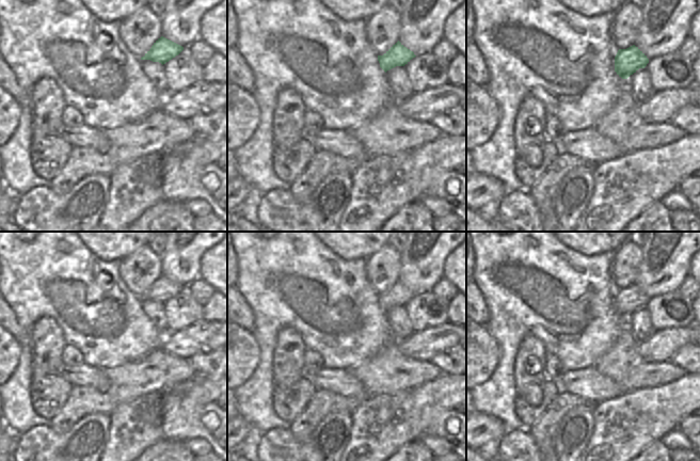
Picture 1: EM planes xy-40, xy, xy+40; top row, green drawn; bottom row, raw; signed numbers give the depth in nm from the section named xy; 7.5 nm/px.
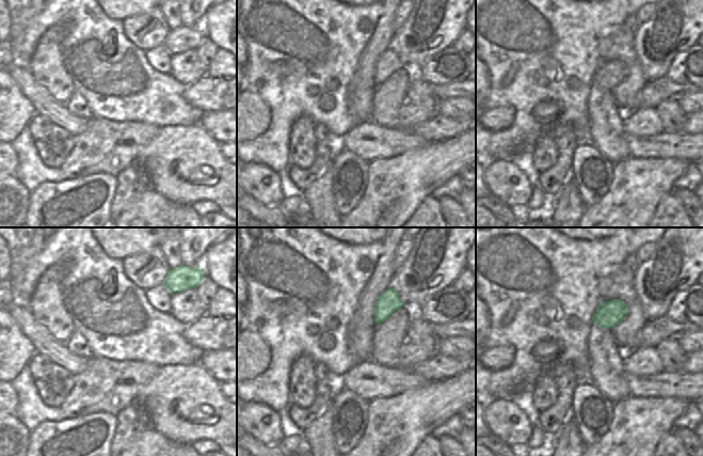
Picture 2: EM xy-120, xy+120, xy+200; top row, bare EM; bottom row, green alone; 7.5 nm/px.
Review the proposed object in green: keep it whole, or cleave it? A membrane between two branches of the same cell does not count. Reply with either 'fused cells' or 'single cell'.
single cell

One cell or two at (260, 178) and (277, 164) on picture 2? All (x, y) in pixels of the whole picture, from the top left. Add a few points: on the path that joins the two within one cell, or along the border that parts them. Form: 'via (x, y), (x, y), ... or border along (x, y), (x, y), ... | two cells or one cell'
border along (248, 162), (268, 166), (278, 174) | two cells

